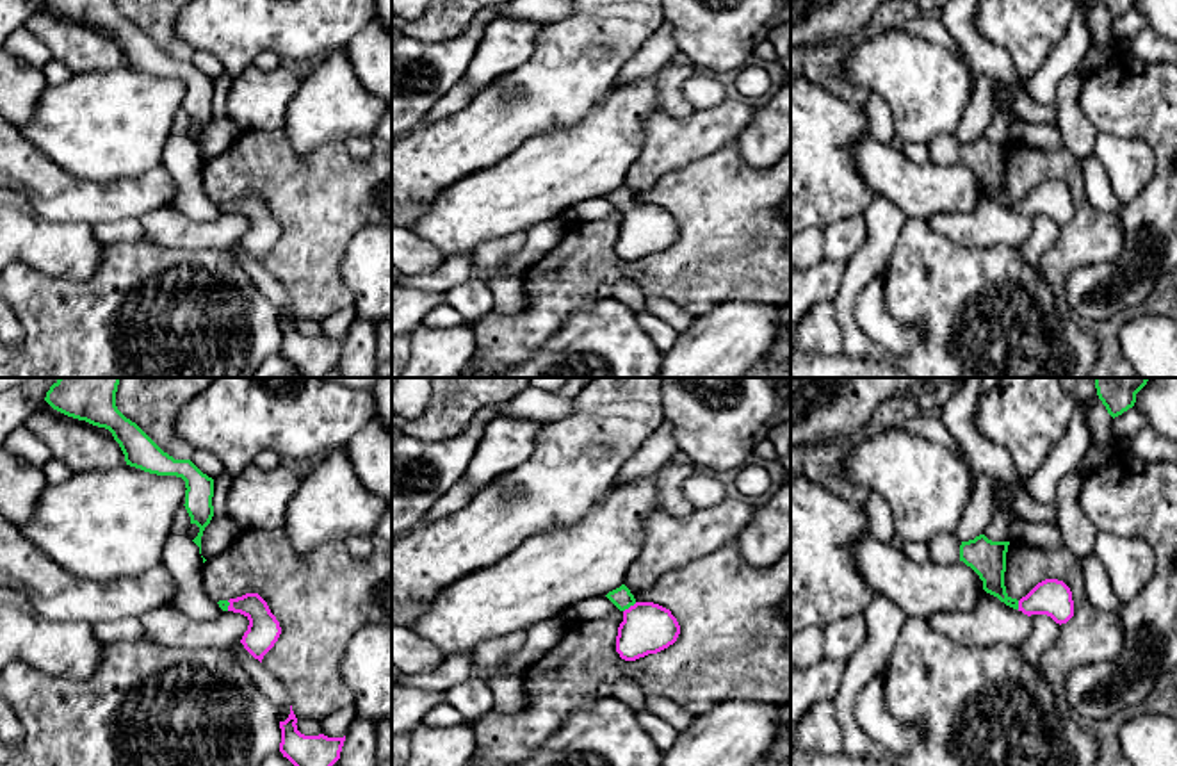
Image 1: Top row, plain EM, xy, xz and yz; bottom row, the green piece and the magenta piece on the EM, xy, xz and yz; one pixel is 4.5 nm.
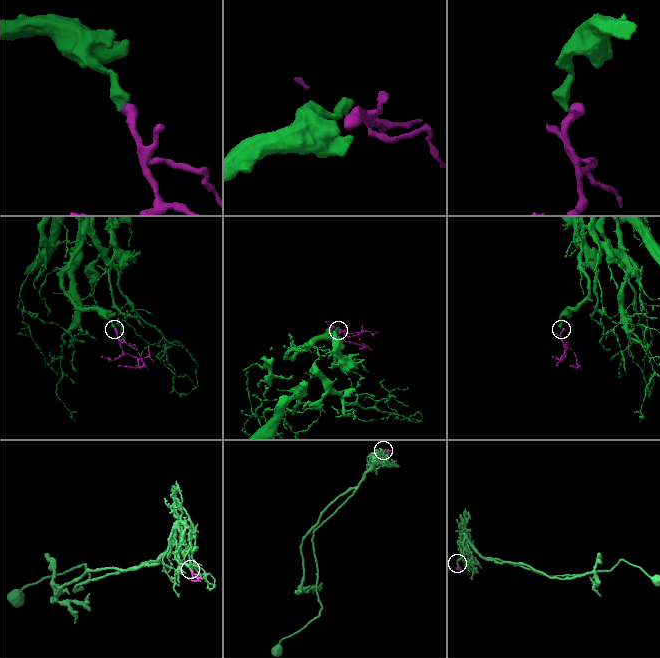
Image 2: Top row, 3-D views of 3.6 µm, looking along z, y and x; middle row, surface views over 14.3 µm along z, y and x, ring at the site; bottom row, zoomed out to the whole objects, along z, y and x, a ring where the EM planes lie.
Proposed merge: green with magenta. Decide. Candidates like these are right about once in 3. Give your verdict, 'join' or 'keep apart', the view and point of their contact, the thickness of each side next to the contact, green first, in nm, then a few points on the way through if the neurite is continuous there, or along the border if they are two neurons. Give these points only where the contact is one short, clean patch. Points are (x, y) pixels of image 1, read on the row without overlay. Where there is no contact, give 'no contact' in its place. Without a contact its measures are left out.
join; contact xz (629, 207); calibres 90 and 240 nm; way xz (622, 198), (629, 207), (647, 228)

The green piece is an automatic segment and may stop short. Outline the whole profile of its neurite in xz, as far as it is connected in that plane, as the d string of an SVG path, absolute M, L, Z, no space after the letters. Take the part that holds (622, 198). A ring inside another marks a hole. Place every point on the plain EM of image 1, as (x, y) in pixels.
M625 185L605 198L623 214L616 237L616 253L621 260L636 262L677 242L680 226L670 210L653 203L637 203Z

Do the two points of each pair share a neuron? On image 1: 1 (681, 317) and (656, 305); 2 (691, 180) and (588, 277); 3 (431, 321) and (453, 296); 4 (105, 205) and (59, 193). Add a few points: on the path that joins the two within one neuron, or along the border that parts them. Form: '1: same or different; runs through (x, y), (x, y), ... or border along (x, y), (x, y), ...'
1: same; runs through (675, 316), (661, 307)
2: same; runs through (691, 221), (691, 241), (661, 271), (629, 271)
3: different; border along (446, 301), (465, 321)
4: same; runs through (95, 202), (70, 200)

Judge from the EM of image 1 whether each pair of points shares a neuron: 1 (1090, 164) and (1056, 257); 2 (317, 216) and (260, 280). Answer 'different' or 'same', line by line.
1: different
2: different

